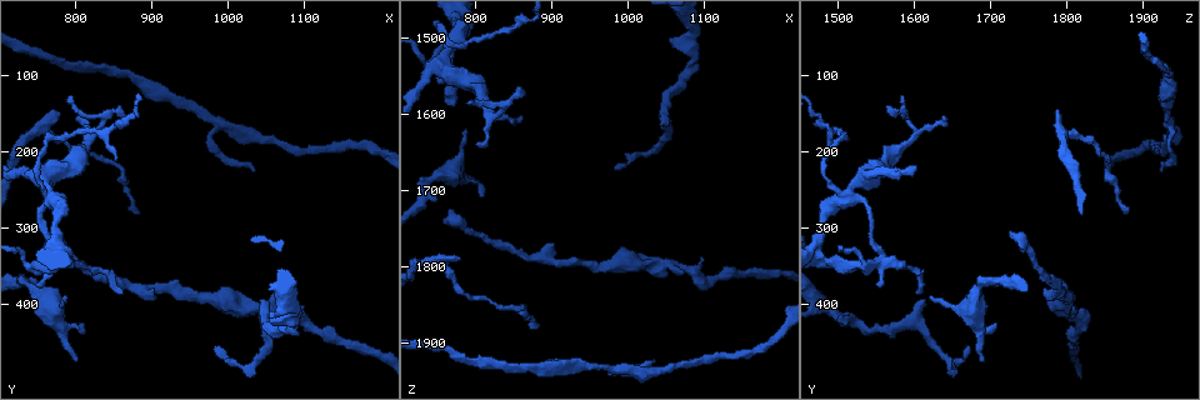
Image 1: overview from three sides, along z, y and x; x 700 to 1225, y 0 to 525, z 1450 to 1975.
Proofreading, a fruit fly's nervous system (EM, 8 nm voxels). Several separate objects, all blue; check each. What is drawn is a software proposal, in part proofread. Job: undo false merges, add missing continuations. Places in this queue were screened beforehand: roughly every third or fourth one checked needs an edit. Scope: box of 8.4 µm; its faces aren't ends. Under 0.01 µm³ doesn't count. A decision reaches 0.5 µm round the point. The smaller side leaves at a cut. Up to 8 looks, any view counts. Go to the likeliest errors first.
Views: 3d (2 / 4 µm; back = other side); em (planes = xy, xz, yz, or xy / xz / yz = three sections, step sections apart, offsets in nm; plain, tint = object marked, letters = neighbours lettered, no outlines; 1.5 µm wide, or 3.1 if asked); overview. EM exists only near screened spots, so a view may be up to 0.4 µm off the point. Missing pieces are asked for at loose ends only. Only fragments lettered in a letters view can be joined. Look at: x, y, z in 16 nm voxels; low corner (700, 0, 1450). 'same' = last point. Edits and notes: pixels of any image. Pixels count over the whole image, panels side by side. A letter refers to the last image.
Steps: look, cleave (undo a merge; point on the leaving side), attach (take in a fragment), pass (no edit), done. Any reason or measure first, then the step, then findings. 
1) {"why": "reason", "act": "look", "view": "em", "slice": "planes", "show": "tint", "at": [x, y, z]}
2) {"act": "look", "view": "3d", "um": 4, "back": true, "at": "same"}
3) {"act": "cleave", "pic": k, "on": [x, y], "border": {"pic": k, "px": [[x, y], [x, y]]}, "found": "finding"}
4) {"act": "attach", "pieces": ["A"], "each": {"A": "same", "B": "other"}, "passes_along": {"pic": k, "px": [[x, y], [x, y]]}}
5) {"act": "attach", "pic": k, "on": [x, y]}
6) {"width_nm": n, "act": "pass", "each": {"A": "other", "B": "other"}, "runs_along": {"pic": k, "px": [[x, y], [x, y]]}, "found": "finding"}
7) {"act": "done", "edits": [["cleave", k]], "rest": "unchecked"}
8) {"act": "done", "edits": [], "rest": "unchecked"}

{"why": "thin neck", "act": "look", "view": "em", "slice": "planes", "show": "tint", "at": [765, 260, 1510]}

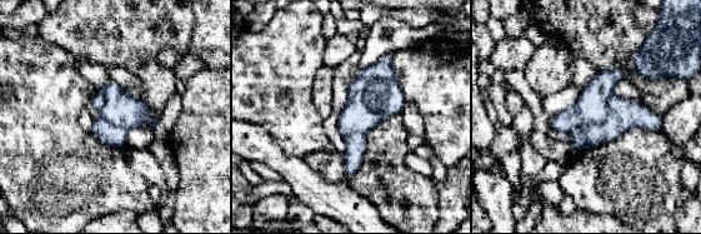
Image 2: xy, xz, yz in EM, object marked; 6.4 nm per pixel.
{"act": "look", "view": "em", "slice": "planes", "show": "letters", "at": "same"}

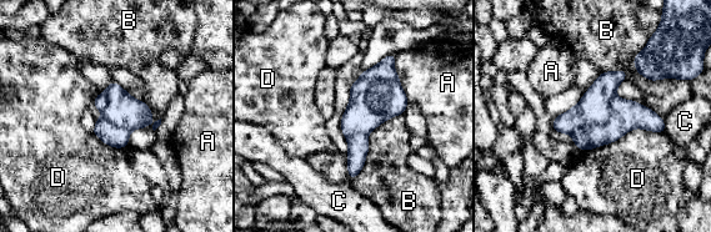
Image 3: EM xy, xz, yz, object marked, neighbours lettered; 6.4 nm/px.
{"act": "cleave", "pic": 3, "on": [626, 115], "each": {"A": "other", "B": "other", "C": "other", "D": "other"}, "found": "two neurons meet here"}

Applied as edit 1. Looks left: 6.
{"why": "tapers out", "act": "look", "view": "em", "slice": "planes", "show": "letters", "at": [770, 300, 1725]}

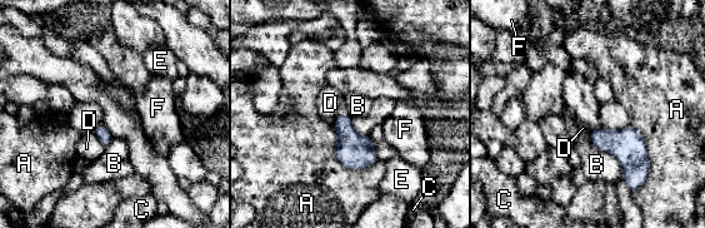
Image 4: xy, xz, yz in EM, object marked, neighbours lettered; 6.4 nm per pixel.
{"width_nm": 90, "act": "pass", "each": {"A": "other", "B": "other", "C": "other", "D": "other", "E": "other", "F": "other"}, "border": {"pic": 4, "px": [[348, 113], [340, 114], [333, 123]]}, "found": "none of them fits"}

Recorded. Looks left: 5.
{"why": "free end", "act": "look", "view": "3d", "um": 2, "at": [800, 150, 1635]}

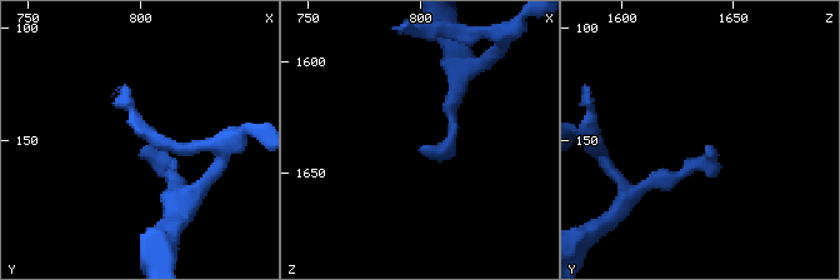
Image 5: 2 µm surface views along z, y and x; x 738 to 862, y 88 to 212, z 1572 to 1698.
{"why": "now the EM", "act": "look", "view": "em", "slice": "yz", "step": 8, "show": "letters", "at": [800, 154, 1638]}

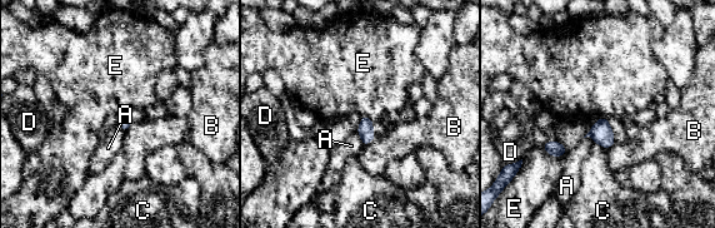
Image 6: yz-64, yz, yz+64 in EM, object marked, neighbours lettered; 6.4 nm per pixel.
{"act": "look", "view": "em", "slice": "planes", "show": "letters", "at": "same"}

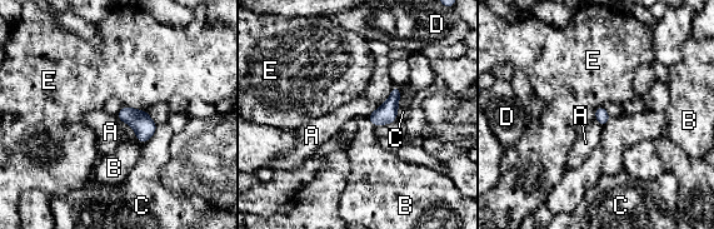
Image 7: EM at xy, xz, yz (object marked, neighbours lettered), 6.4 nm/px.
{"act": "pass", "each": {"A": "other", "B": "other", "C": "other", "D": "other", "E": "other"}, "border": {"pic": 7, "px": [[115, 115], [133, 129], [139, 142]]}, "found": "no lettered fragment goes on from it"}

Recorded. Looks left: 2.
{"why": "arms part here", "act": "look", "view": "3d", "um": 4, "at": [755, 170, 1790]}

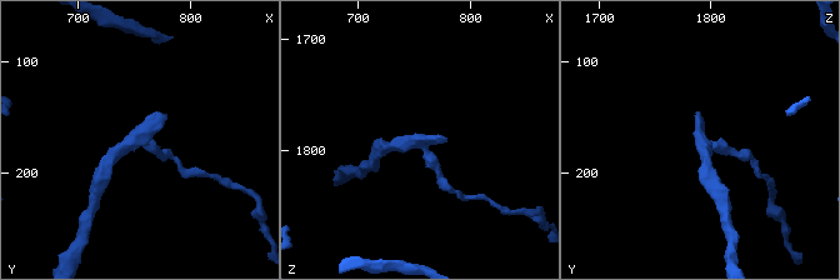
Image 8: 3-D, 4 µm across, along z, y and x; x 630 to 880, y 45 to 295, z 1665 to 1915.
{"act": "look", "view": "em", "slice": "planes", "show": "letters", "at": [752, 172, 1790]}

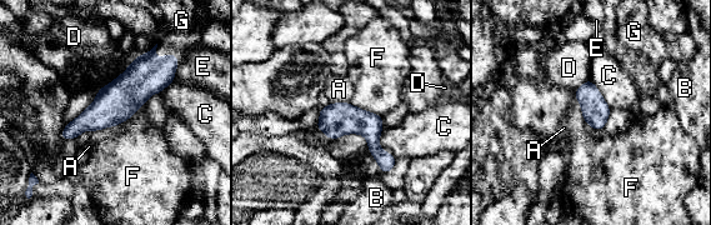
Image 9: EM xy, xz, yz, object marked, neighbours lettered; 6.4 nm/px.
{"act": "pass", "each": {"A": "other", "B": "other", "C": "other", "D": "other", "E": "other", "F": "other", "G": "other"}, "runs_along": {"pic": 9, "px": [[171, 68], [145, 75], [64, 136]]}, "found": "one neuron here"}

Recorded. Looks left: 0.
{"act": "done", "edits": [["cleave", 3]], "rest": "unchecked"}

